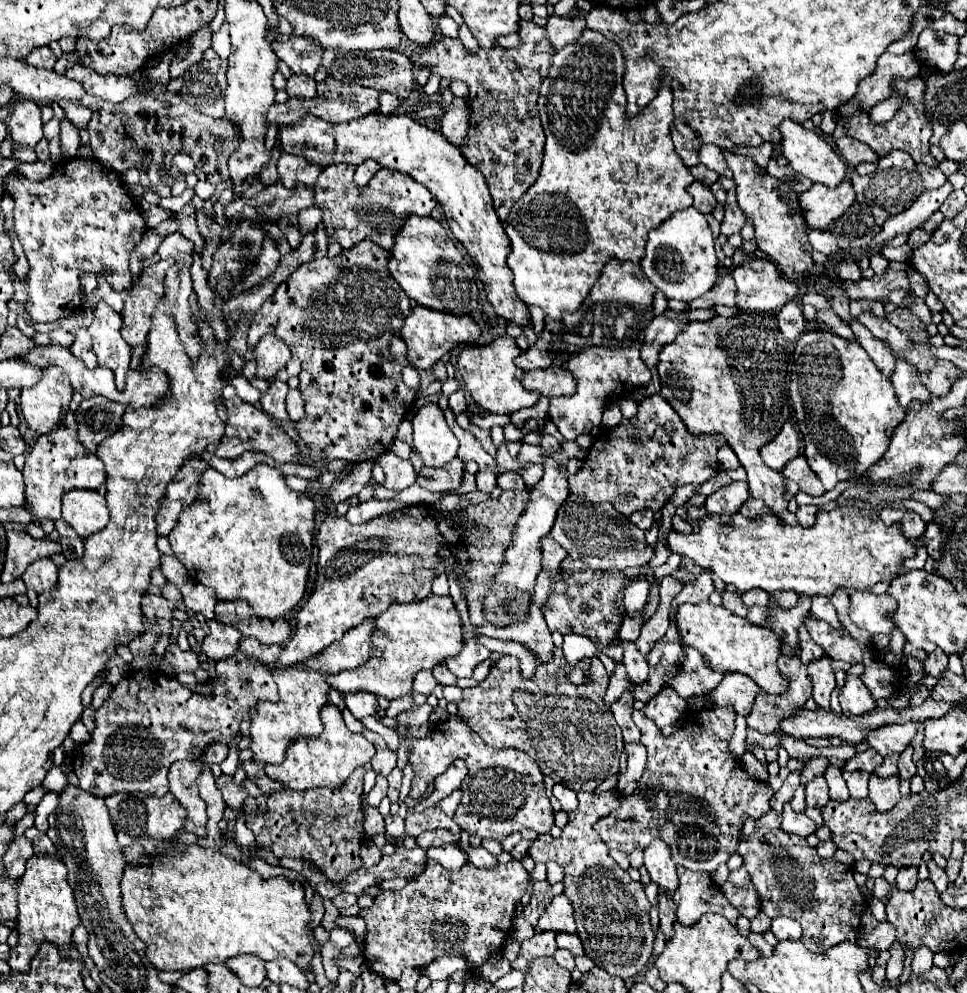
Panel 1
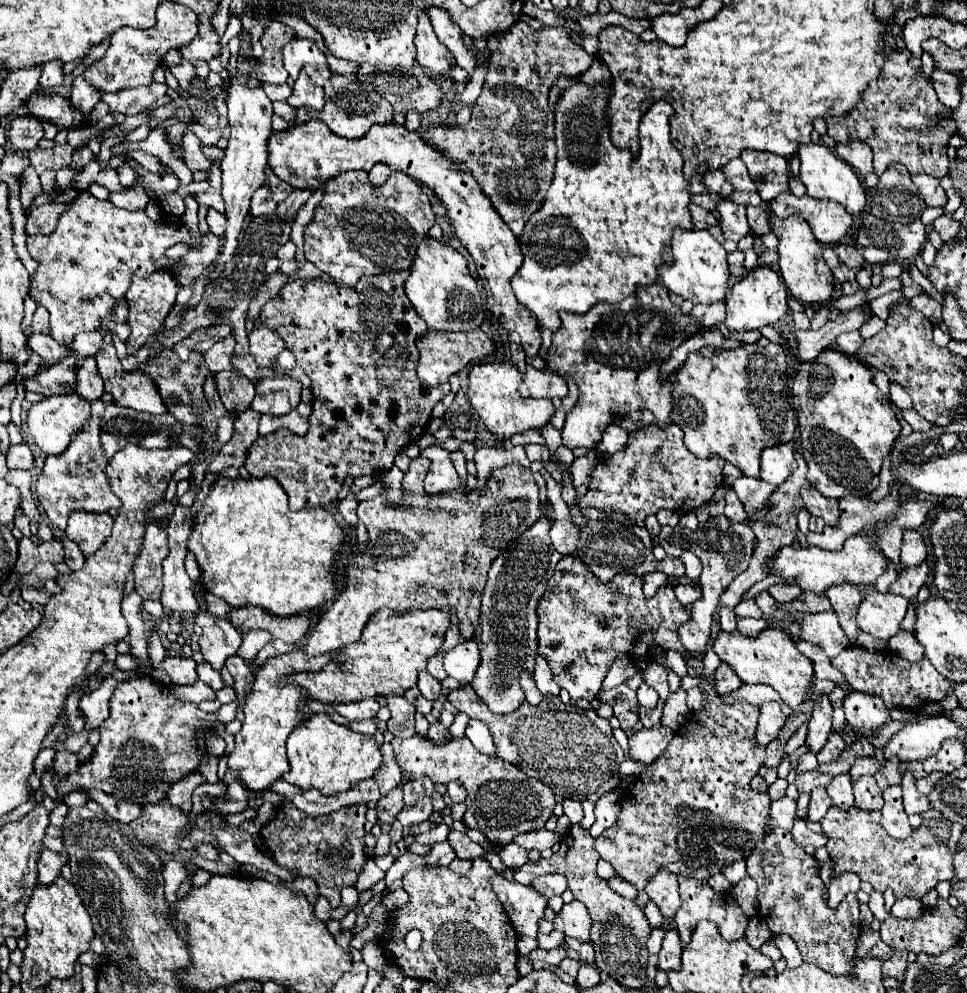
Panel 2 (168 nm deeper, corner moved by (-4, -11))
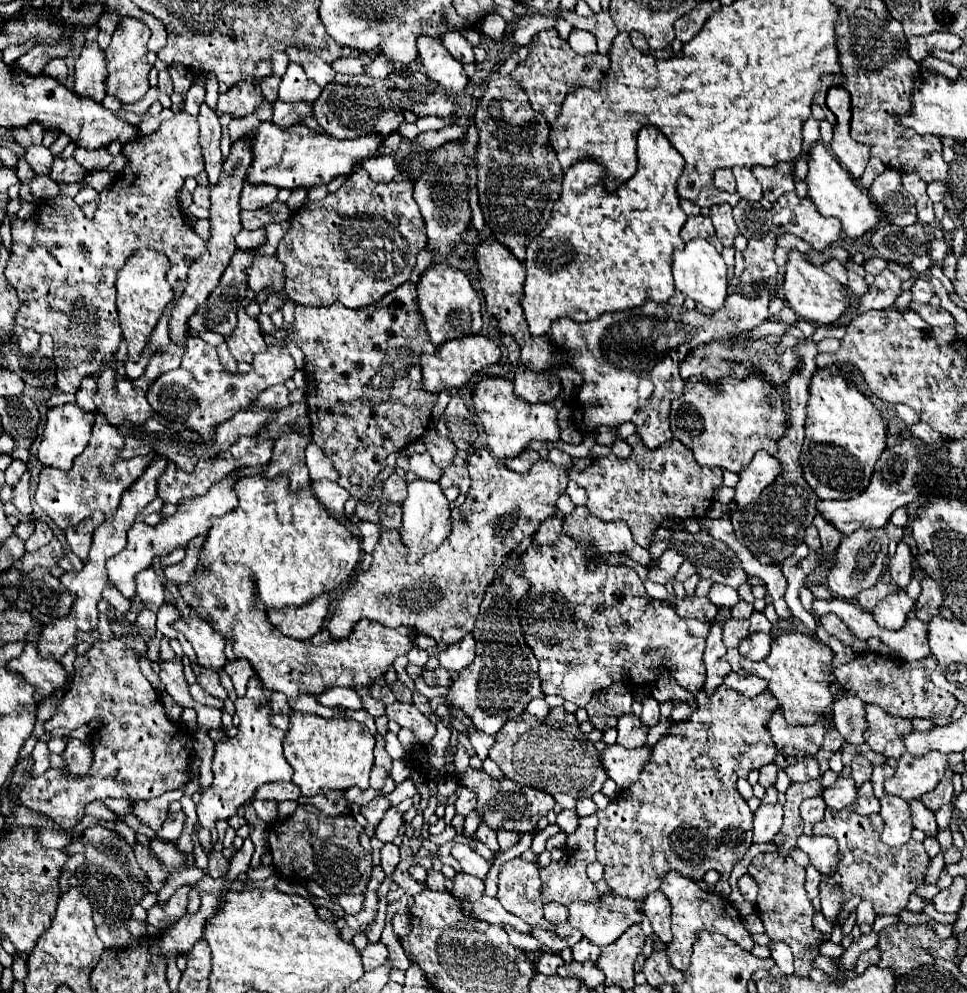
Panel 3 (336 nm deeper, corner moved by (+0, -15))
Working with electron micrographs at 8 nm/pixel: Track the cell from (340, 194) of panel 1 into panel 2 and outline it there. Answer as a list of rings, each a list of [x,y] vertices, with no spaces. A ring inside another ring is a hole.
[[[347,171],[345,175],[333,177],[323,185],[325,197],[315,207],[311,223],[305,227],[305,259],[315,263],[319,271],[331,277],[335,285],[353,287],[363,275],[379,275],[387,271],[411,269],[419,243],[427,237],[427,231],[435,225],[435,213],[429,197],[417,185],[417,181],[405,173],[395,171],[389,175],[387,183],[373,187],[369,183],[367,171]]]

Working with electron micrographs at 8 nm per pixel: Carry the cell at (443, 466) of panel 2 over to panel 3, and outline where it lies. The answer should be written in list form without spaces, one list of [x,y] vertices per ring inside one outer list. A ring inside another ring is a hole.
[[[415,479],[407,487],[409,495],[403,503],[403,543],[409,547],[407,561],[415,563],[421,559],[425,553],[433,551],[439,547],[439,543],[449,535],[451,531],[451,509],[453,501],[449,501],[441,489],[439,483],[427,481],[427,479]]]

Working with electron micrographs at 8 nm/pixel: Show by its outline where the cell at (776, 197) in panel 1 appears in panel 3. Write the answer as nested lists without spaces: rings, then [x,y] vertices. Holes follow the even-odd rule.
[[[789,249],[789,259],[785,263],[785,281],[783,281],[783,291],[785,297],[791,305],[791,309],[803,317],[805,321],[813,321],[819,325],[831,325],[839,319],[839,315],[849,307],[847,301],[847,289],[835,281],[833,277],[829,277],[823,267],[813,265],[803,253],[799,253],[797,249]]]

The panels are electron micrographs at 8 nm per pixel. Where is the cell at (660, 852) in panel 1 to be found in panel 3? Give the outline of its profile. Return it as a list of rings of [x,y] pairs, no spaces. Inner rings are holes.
[[[659,889],[649,893],[643,901],[643,913],[651,921],[655,935],[663,943],[669,943],[671,941],[671,903],[669,899],[665,899],[665,893]]]

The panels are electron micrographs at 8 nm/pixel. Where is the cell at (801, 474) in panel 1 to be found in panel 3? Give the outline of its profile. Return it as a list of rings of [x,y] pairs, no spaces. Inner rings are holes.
[[[817,513],[817,515],[815,515],[815,521],[813,521],[813,525],[819,529],[819,537],[821,537],[823,551],[825,551],[825,553],[833,553],[833,551],[839,547],[841,539],[843,539],[841,531],[837,531],[837,529],[833,527],[833,523],[825,521],[821,513]]]

